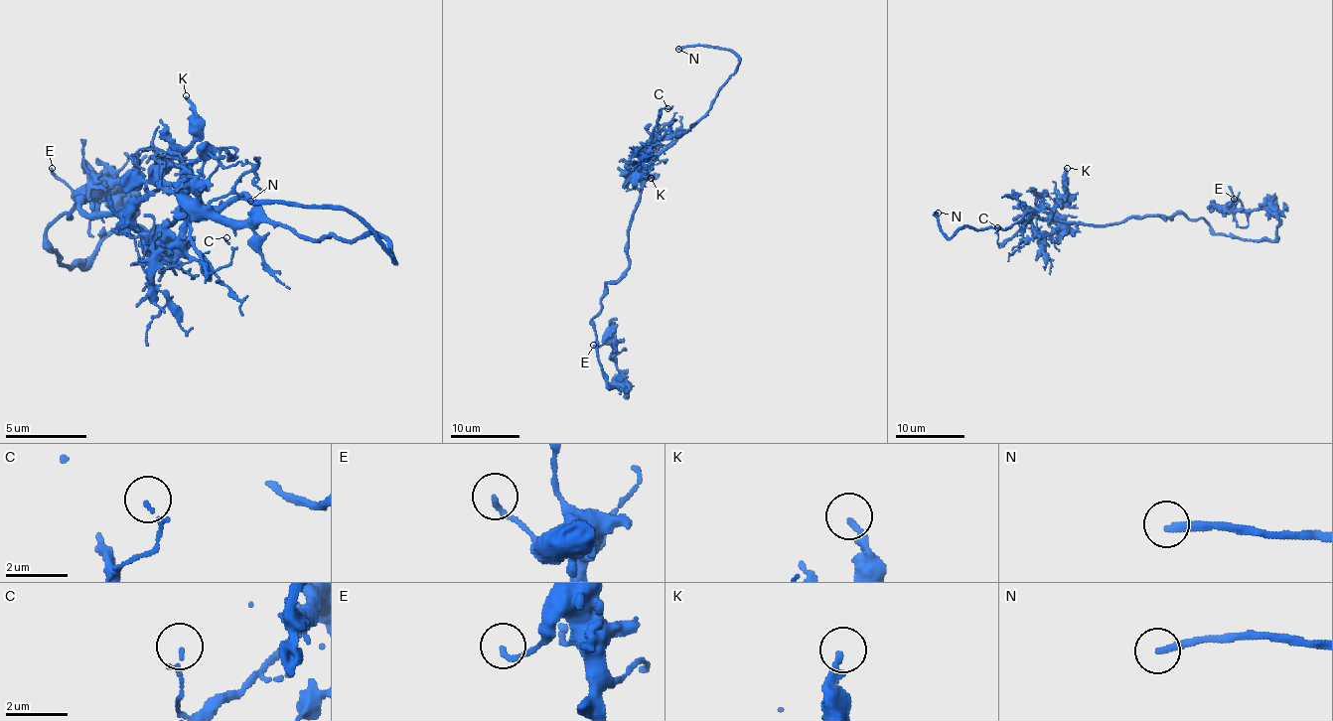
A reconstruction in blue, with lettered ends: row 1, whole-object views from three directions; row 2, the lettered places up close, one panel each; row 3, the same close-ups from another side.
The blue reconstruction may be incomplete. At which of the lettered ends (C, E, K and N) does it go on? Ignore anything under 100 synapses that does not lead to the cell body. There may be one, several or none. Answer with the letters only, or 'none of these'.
N

